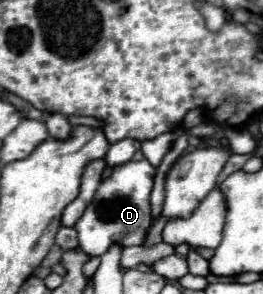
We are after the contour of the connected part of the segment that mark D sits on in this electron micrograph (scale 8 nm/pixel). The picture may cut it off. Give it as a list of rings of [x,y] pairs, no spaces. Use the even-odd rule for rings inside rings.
[[[128,161],[120,167],[114,167],[112,175],[108,179],[104,179],[100,183],[100,189],[96,191],[94,201],[88,205],[88,209],[84,211],[84,215],[80,217],[80,221],[74,225],[78,231],[78,241],[82,245],[82,251],[88,255],[102,255],[108,251],[108,247],[112,243],[120,243],[122,247],[130,247],[130,245],[142,245],[150,227],[150,189],[152,189],[152,179],[154,179],[156,169],[146,161]]]

